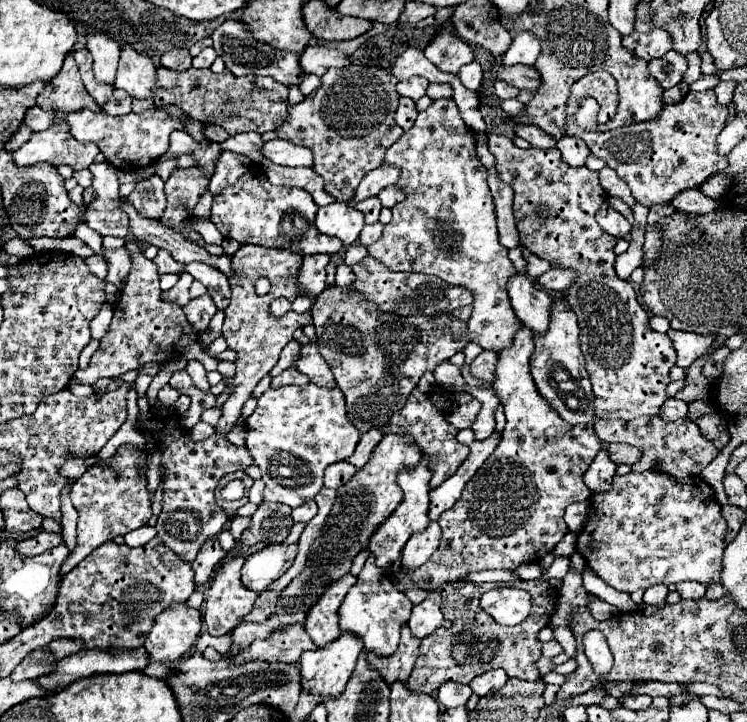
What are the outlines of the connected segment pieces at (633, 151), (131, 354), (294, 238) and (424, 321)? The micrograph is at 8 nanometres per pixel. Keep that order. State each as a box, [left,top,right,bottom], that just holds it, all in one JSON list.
[[565,70,729,206],[75,240,199,384],[211,164,343,254],[311,286,471,434]]

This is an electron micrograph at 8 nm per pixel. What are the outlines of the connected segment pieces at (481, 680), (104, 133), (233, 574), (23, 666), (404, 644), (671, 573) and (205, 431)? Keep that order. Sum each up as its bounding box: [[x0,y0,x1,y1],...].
[[469,668,509,696],[25,106,183,170],[203,558,257,636],[11,648,55,682],[367,624,421,684],[577,472,727,592],[189,422,213,442]]

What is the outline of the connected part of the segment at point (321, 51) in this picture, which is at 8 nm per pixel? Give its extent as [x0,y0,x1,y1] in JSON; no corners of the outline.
[299,46,349,76]

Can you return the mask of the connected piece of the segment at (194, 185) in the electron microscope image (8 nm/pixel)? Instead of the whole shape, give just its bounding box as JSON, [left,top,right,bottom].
[161,166,209,228]

